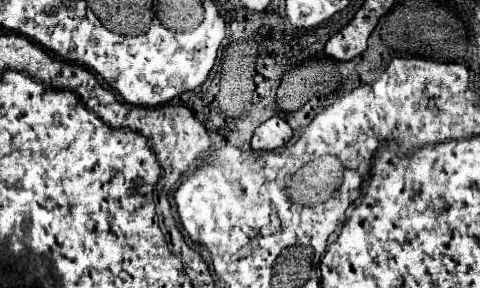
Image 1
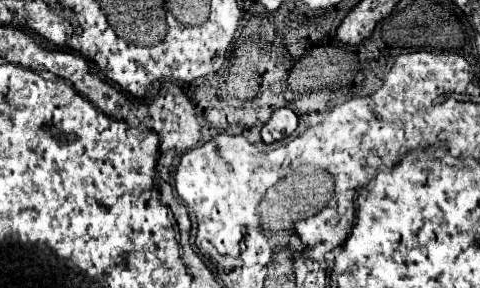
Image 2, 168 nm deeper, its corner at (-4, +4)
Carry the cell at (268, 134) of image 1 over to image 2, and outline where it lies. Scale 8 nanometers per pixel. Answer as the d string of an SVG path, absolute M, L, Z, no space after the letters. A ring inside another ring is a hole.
M277 109L261 129L261 139L265 143L275 143L281 141L283 137L289 137L295 129L297 129L297 115L291 109Z

